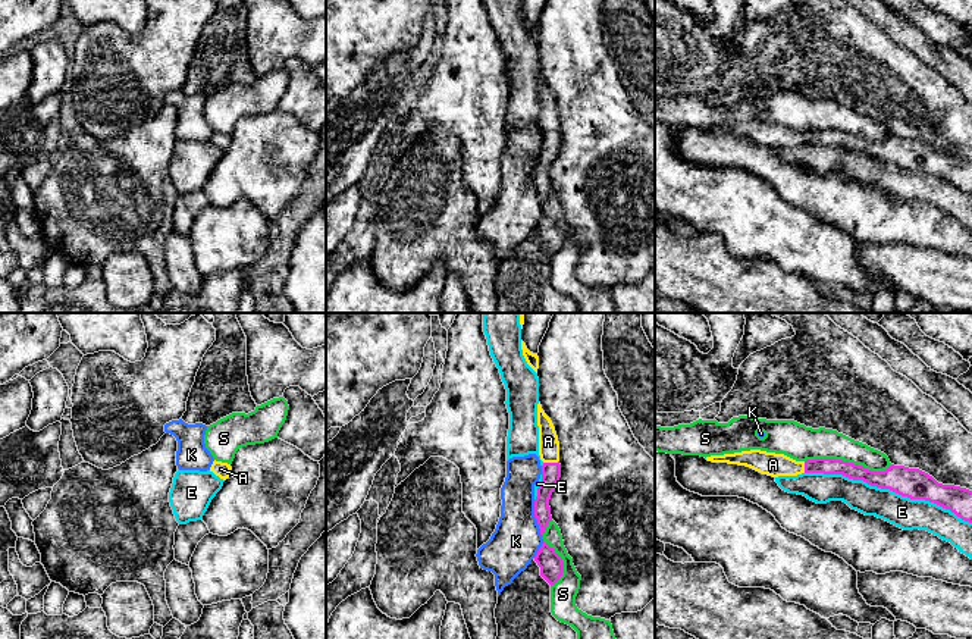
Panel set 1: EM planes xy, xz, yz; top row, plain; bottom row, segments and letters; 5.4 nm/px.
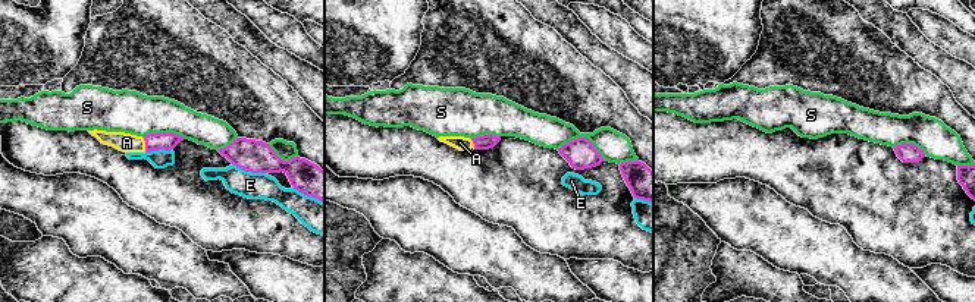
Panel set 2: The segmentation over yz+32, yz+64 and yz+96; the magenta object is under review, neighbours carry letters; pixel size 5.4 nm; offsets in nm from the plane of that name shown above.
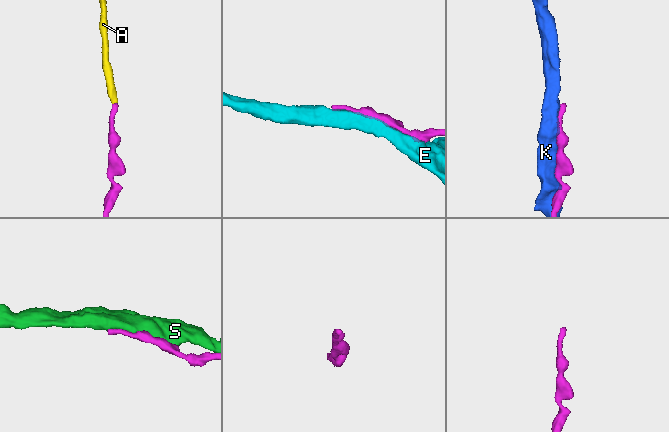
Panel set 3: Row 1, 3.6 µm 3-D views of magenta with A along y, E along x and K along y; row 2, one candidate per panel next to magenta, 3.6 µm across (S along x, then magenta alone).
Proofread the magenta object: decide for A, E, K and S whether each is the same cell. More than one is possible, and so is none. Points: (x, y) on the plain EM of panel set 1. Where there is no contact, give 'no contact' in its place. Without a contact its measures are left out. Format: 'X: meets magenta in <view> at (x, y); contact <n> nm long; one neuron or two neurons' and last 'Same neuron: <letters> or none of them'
A: meets magenta in xz at (551, 134); contact 90 nm long; one neuron
E: meets magenta in yz at (889, 159); contact 950 nm long; two neurons
K: meets magenta in xz at (539, 199); contact 320 nm long; two neurons
S: meets magenta in yz at (847, 132); contact 480 nm long; two neurons
Same neuron: A

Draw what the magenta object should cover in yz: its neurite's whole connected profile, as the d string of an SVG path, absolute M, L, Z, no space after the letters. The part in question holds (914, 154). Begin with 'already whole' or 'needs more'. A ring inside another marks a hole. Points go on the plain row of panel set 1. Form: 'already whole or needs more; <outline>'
needs more; M761 120L706 128L712 134L728 134L750 138L772 148L797 147L802 144L843 145L863 151L871 157L890 160L910 170L925 170L950 181L965 192L972 194L972 162L954 156L938 154L932 147L904 137L891 135L884 142L872 142L863 137L835 129L796 132L784 125Z

